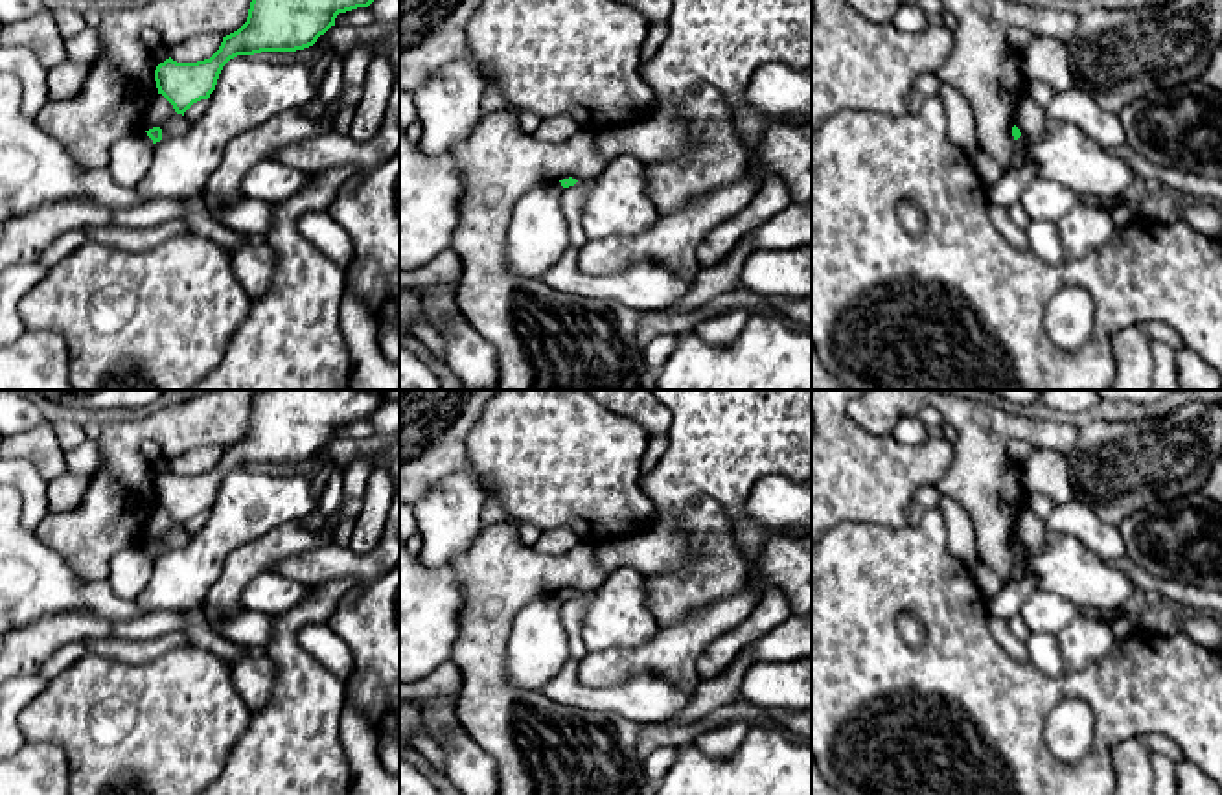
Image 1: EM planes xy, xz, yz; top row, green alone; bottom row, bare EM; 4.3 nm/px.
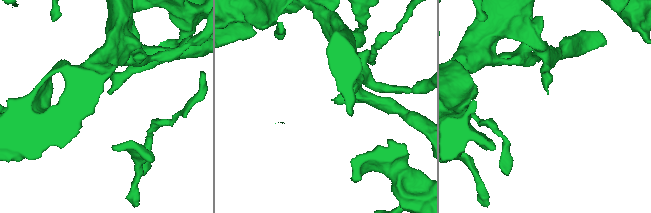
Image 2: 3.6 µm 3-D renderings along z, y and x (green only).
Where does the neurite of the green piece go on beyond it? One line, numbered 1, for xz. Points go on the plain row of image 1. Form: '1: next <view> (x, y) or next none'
1: next none

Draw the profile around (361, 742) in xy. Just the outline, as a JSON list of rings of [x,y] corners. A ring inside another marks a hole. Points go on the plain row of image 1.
[[[344,699],[340,736],[353,771],[352,795],[399,795],[399,775],[390,775],[379,762],[379,736],[361,710]]]

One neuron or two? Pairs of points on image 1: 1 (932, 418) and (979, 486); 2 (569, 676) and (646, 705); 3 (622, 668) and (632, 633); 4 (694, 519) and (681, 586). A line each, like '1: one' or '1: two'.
1: two
2: one
3: two
4: one

